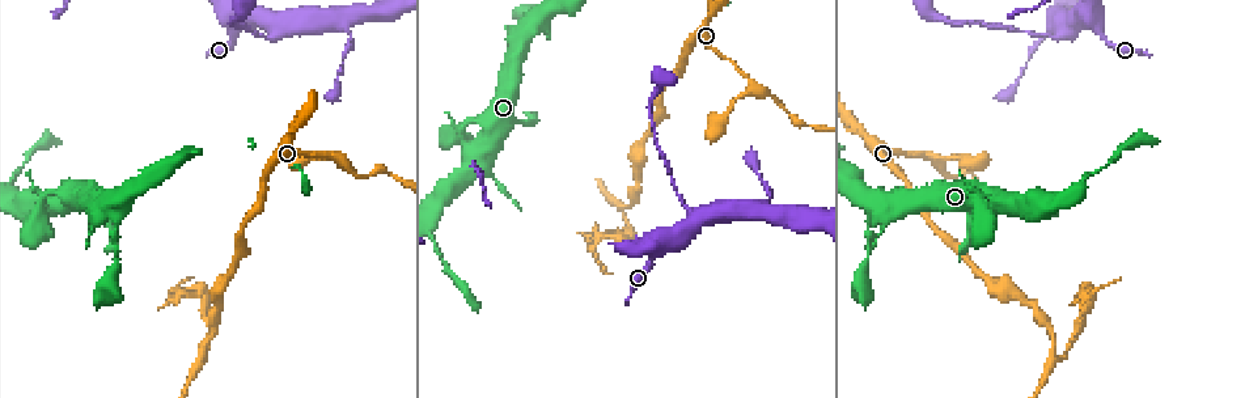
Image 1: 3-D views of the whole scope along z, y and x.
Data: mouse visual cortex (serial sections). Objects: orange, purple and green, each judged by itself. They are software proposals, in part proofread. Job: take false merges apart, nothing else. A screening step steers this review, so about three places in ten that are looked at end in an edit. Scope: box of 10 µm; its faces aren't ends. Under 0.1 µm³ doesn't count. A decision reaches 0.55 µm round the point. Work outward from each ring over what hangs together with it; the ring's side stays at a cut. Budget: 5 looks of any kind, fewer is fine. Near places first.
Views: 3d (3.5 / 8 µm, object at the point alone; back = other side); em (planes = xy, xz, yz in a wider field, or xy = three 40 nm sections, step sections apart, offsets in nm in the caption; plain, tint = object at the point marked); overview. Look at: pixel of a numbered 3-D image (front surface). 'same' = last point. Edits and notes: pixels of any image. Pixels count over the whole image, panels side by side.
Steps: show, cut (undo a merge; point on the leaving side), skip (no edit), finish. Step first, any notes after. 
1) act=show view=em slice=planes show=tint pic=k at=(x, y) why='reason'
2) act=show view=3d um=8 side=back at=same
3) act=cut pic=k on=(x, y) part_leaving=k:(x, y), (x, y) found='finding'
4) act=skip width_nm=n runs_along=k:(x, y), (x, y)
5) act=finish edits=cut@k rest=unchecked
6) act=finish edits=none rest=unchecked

act=show view=3d um=3.5 pic=1 at=(335, 159) why='sudden change in width'

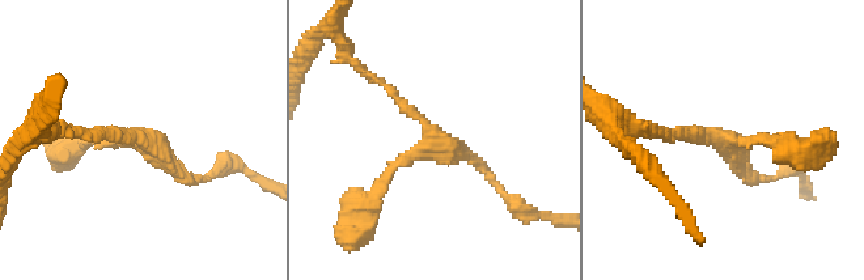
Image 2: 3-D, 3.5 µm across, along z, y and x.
act=show view=em slice=xy step=3 show=tint pic=2 at=(438, 140) arms=3 arm_widths_nm=150,150,150 why='need the tissue'

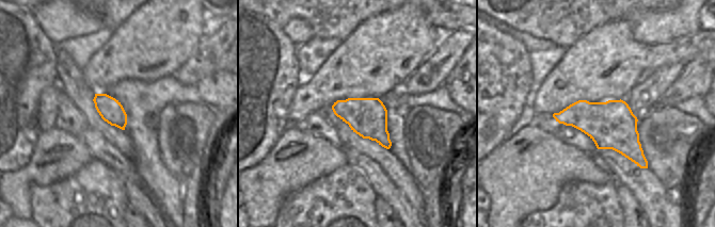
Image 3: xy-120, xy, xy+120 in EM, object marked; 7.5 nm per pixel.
act=skip runs_along=2:(664, 131), (780, 143) found='all the same cell'

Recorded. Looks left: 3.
act=show view=3d um=3.5 pic=1 at=(201, 356) why='three-way junction'

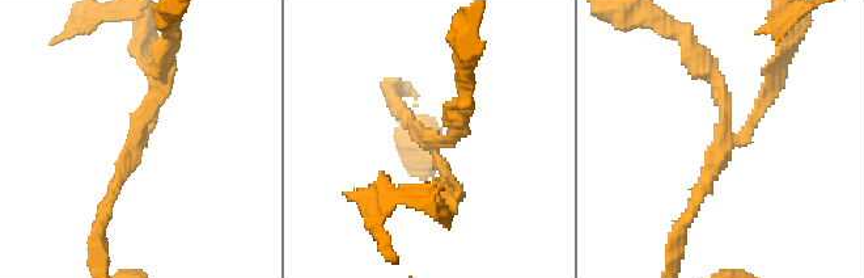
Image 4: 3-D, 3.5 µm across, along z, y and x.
act=show view=em slice=xy step=5 show=tint pic=4 at=(431, 140) arms=3 arm_widths_nm=150,200,200

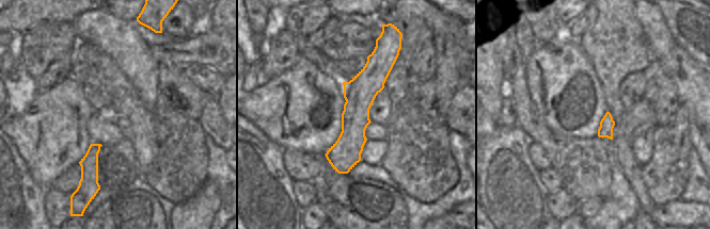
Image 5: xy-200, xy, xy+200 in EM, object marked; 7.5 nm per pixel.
act=cut pic=4 on=(767, 99) part_leaving=4:(742, 134), (793, 50), (790, 29) found='a second cell is stuck on'

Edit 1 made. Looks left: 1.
act=finish edits=cut@4 rest=unchecked

